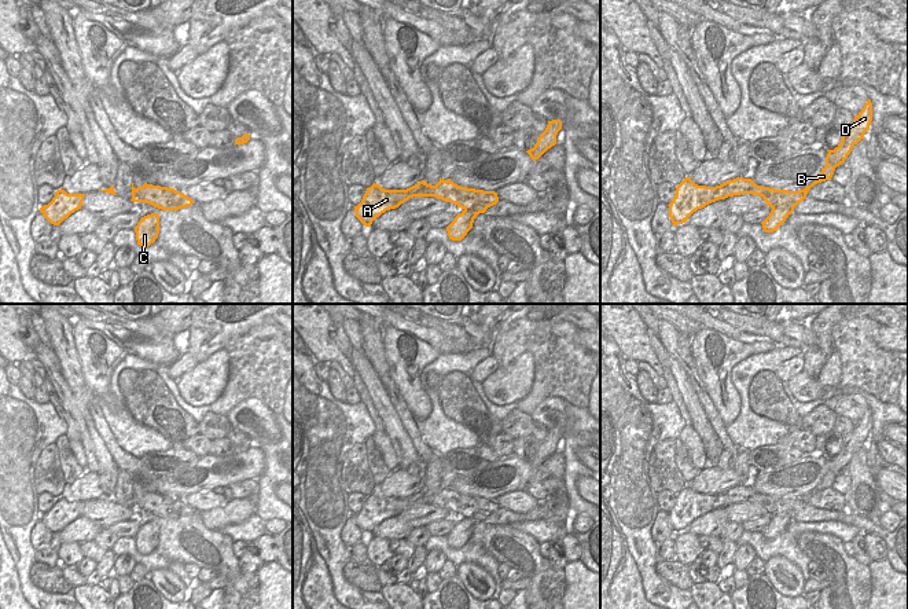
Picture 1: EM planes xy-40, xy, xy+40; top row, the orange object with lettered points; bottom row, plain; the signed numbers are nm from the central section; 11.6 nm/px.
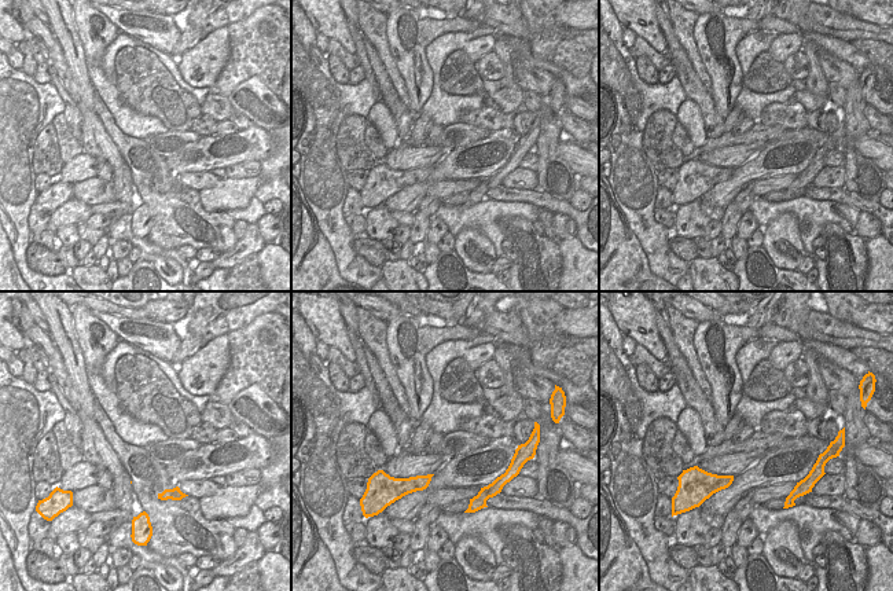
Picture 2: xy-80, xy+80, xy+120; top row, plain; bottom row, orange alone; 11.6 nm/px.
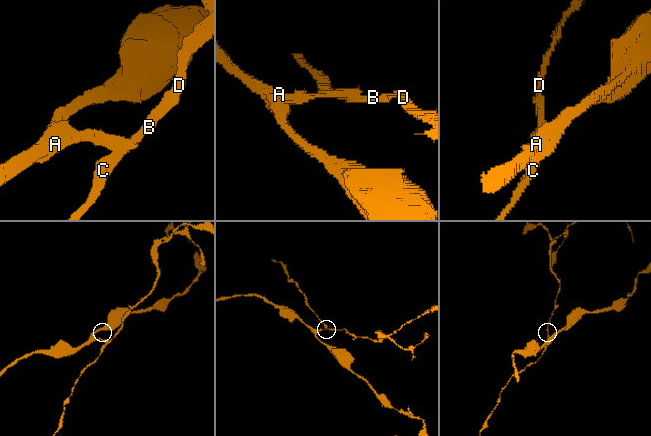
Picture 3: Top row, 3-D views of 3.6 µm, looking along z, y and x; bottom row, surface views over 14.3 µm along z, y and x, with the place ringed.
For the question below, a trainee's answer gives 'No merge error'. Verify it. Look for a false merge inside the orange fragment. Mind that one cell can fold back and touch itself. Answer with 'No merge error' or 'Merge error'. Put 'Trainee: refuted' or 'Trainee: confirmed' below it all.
Merge error.
Trainee: refuted

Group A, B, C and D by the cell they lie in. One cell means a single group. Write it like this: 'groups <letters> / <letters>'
groups A / B C D

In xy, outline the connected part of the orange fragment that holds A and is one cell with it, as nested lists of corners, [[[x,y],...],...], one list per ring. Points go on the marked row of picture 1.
[[[451,179],[442,180],[435,186],[424,180],[407,190],[385,190],[379,184],[367,188],[361,202],[354,206],[356,217],[370,227],[382,213],[398,208],[401,203],[413,197],[435,197],[438,199],[455,203],[462,209],[474,209],[485,213],[488,208],[499,202],[495,191],[467,188],[455,184]]]

